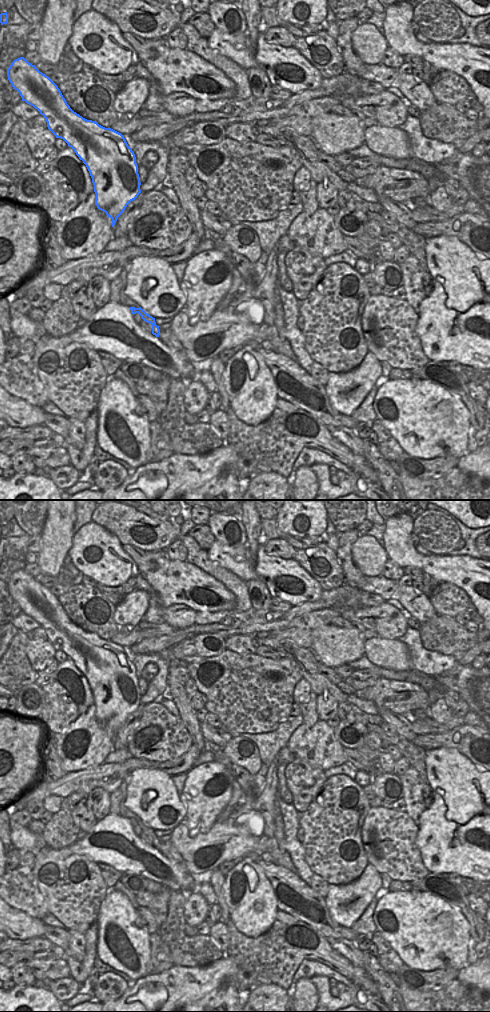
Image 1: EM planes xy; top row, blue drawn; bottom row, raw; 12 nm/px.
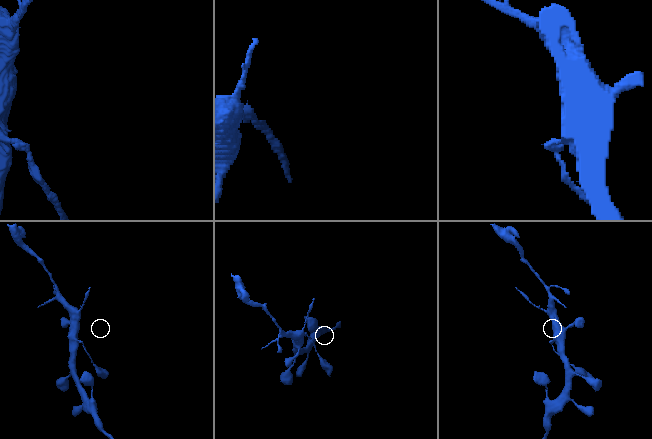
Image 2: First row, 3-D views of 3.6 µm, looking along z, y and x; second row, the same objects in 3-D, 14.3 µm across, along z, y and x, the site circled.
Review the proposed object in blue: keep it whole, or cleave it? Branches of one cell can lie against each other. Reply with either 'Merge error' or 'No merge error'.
Merge error

